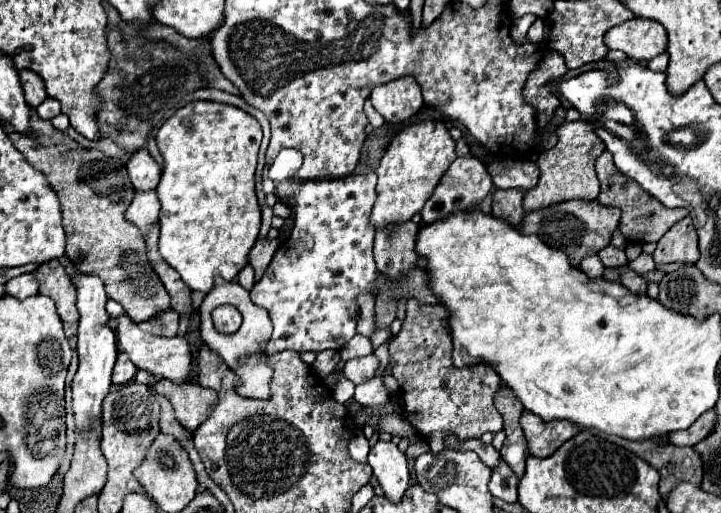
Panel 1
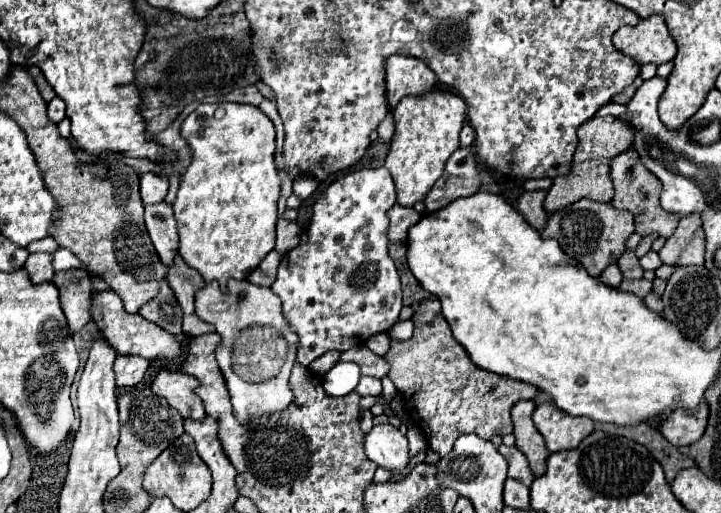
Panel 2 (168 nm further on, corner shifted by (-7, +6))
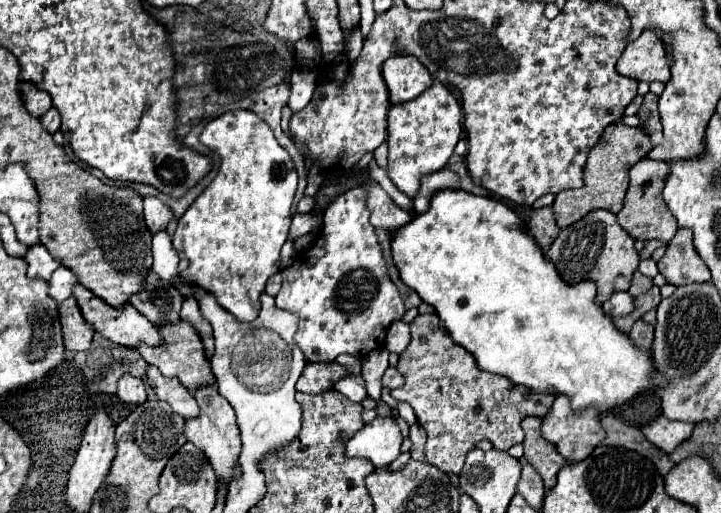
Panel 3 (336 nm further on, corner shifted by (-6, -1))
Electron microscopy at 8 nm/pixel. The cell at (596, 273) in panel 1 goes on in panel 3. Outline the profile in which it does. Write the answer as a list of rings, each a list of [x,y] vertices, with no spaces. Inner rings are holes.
[[[617,292],[615,296],[611,296],[603,306],[603,312],[609,316],[609,318],[621,318],[621,316],[627,316],[633,312],[635,304],[633,304],[633,298],[627,294],[627,292]]]

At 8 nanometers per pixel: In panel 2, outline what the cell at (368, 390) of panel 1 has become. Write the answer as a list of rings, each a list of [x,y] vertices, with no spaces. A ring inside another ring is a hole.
[[[360,377],[360,383],[354,389],[358,395],[382,395],[382,383],[376,377]]]

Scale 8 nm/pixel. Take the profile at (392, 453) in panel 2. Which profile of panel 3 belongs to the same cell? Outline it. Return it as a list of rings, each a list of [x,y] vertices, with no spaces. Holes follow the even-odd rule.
[[[375,418],[345,440],[345,454],[367,458],[375,468],[387,468],[401,454],[401,430],[395,418]]]

